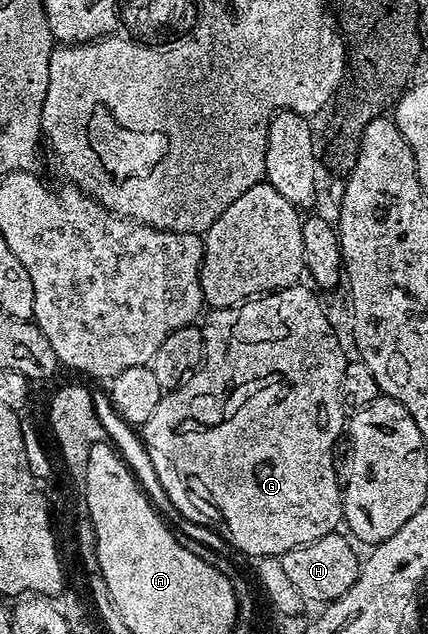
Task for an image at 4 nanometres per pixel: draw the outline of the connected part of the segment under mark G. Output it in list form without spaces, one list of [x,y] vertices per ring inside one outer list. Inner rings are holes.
[[[298,283],[286,289],[280,289],[277,293],[267,293],[243,301],[229,309],[209,309],[204,314],[205,325],[200,326],[205,340],[205,356],[200,366],[194,369],[176,389],[168,390],[161,396],[159,407],[151,411],[151,419],[147,419],[147,423],[139,429],[139,436],[144,445],[151,445],[157,455],[171,459],[169,463],[177,465],[179,469],[195,473],[211,489],[213,497],[217,499],[223,513],[227,515],[227,521],[233,527],[231,529],[233,537],[239,543],[236,552],[253,557],[252,559],[280,558],[281,554],[295,547],[310,545],[315,543],[315,539],[323,539],[323,535],[334,532],[343,521],[343,485],[339,480],[339,473],[337,477],[336,467],[333,466],[333,448],[336,447],[340,437],[342,440],[343,430],[347,425],[347,413],[339,395],[347,354],[316,295],[318,296],[308,284]]]

